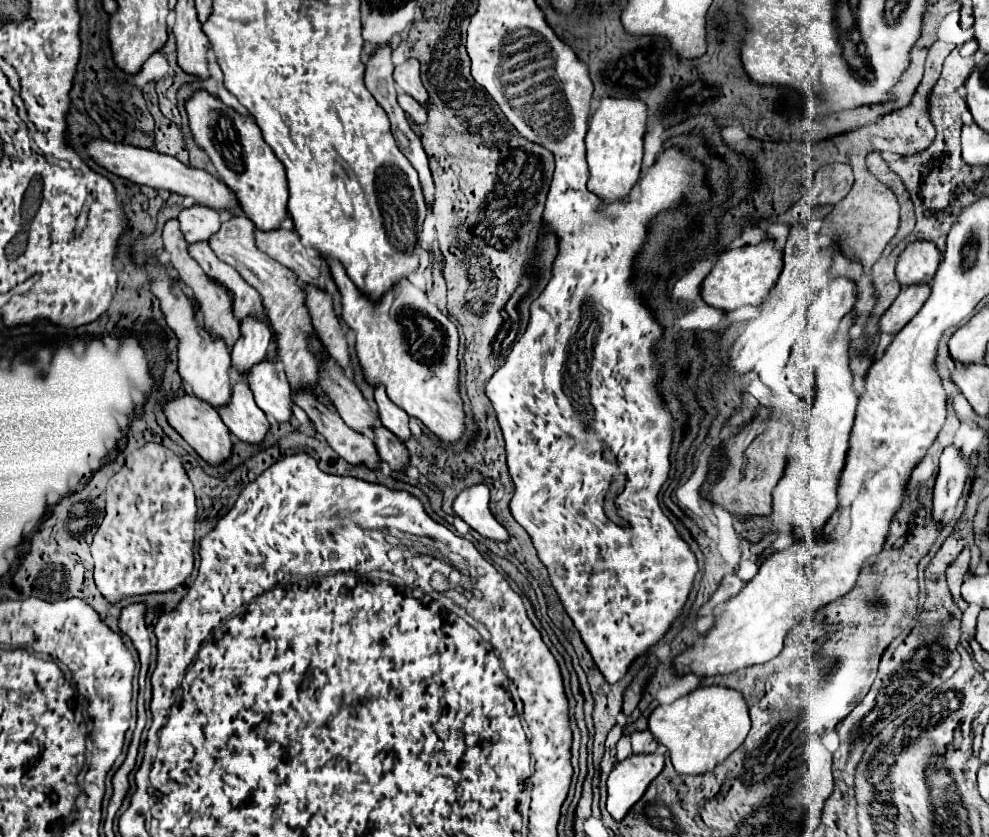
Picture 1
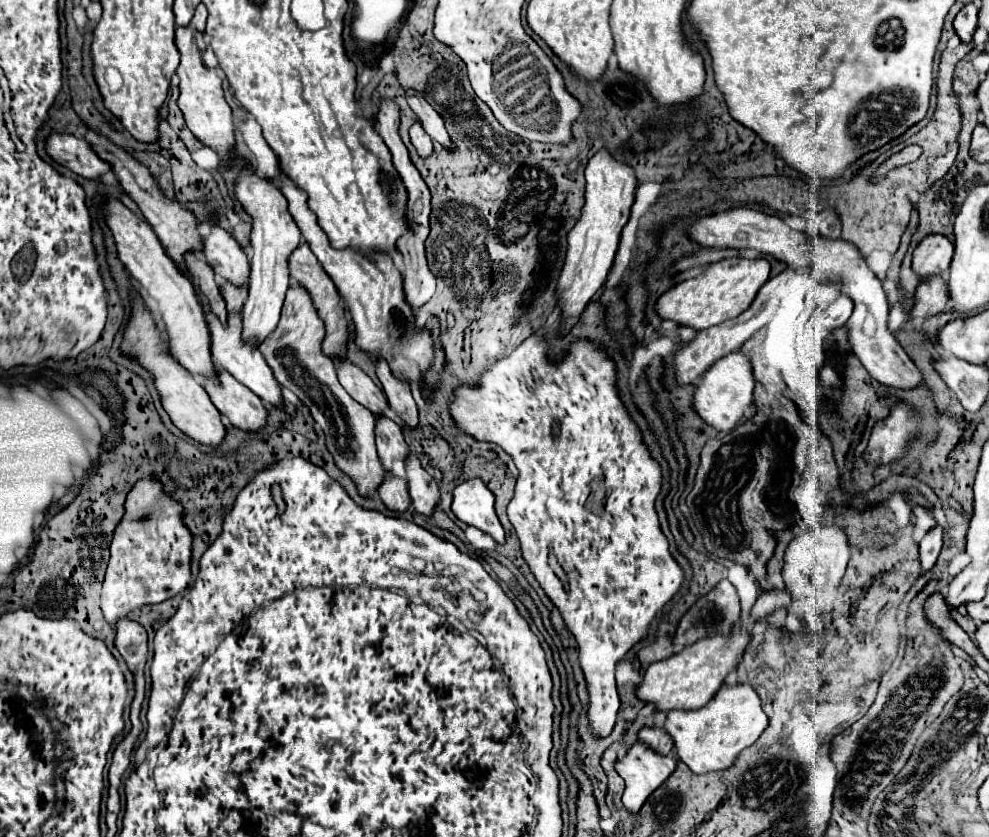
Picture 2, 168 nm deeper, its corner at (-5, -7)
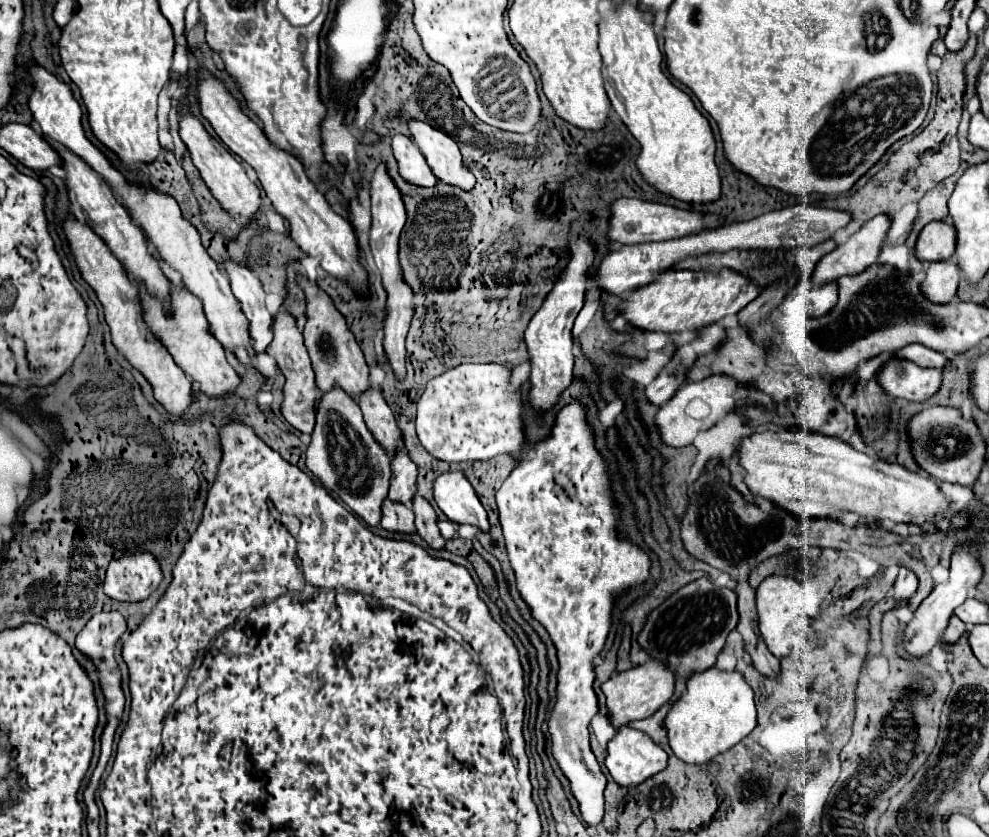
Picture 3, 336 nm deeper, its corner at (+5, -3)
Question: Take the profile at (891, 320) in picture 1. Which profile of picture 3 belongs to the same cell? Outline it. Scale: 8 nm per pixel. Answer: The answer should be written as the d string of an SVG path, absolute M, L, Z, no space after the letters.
M953 259L931 263L927 269L927 279L921 283L921 289L927 299L935 303L949 303L957 295L959 285L959 267Z

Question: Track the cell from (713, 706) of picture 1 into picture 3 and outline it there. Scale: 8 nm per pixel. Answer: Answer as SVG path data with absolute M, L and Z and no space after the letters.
M711 667L701 673L691 673L685 695L671 707L665 727L673 753L691 765L709 763L715 755L735 747L757 725L753 689L739 671L719 671Z

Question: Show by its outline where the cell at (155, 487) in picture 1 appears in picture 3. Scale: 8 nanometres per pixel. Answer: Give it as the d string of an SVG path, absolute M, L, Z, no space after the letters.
M129 553L107 567L105 593L115 601L143 601L163 581L159 563L151 553Z

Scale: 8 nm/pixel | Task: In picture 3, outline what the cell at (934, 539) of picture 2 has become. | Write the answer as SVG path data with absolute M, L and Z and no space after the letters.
M901 569L899 577L897 577L895 585L893 585L893 597L897 601L909 601L917 591L917 583L919 581L917 581L917 577L915 577L915 573L911 569Z

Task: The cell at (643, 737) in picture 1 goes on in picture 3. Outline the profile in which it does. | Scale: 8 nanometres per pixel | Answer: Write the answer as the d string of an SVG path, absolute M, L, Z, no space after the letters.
M701 577L665 599L657 609L647 615L647 621L637 637L639 645L649 653L651 659L659 659L671 671L675 671L675 693L667 705L643 721L631 723L633 729L647 733L655 743L661 743L667 737L663 725L671 705L685 693L685 677L697 671L705 671L715 665L717 655L721 653L727 635L737 627L737 595L731 589L715 587L707 577Z

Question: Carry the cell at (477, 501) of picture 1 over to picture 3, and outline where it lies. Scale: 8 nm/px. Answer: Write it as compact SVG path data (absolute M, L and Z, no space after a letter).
M447 471L439 475L433 483L433 497L449 521L469 523L481 531L489 529L487 513L461 471Z

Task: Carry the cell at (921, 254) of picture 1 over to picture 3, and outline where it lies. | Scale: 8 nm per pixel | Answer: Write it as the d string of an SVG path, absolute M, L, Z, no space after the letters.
M931 221L921 231L915 251L917 259L923 263L945 261L955 253L957 247L957 233L953 223L947 221Z

